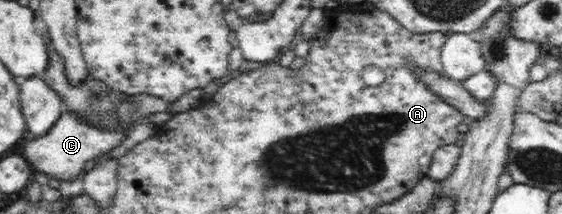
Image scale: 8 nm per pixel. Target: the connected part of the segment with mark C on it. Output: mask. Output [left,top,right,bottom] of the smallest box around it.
[24,110,128,179]

